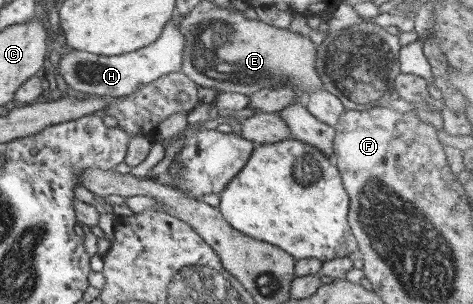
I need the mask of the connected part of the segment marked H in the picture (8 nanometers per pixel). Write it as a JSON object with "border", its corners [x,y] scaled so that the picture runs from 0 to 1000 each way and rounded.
{"border":[[[366,56],[345,92],[340,115],[313,151],[245,184],[209,184],[180,168],[146,164],[129,181],[121,204],[118,243],[129,250],[150,296],[203,313],[205,319],[262,319],[298,293],[311,276],[362,237],[378,237],[387,204],[385,115],[372,99],[372,79],[387,56]]]}

